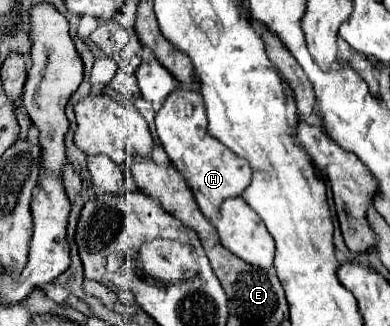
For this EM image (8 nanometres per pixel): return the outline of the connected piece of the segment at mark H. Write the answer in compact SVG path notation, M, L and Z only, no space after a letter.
M179 87L175 89L163 103L161 111L155 115L157 137L179 169L179 173L187 179L189 187L193 189L201 213L209 221L219 219L221 203L229 197L239 197L251 183L251 167L245 159L233 155L225 145L213 139L207 133L207 119L205 119L205 105L201 93L193 87Z

